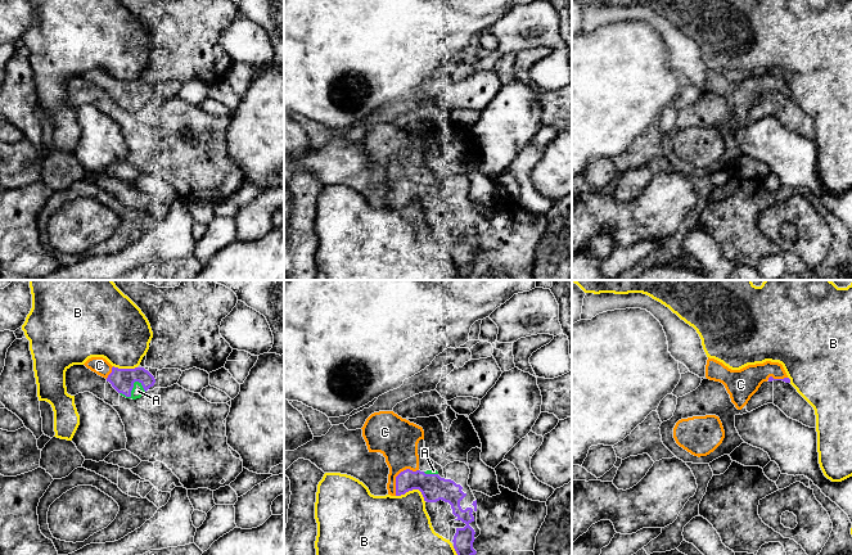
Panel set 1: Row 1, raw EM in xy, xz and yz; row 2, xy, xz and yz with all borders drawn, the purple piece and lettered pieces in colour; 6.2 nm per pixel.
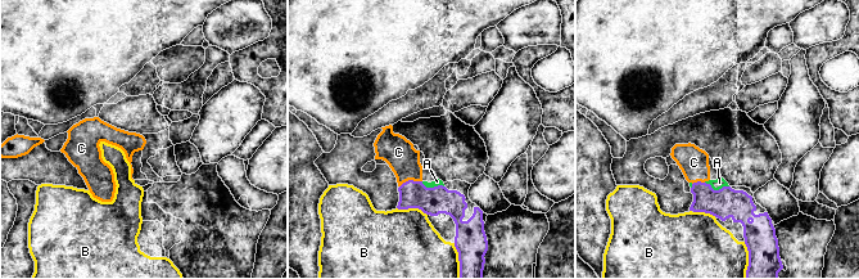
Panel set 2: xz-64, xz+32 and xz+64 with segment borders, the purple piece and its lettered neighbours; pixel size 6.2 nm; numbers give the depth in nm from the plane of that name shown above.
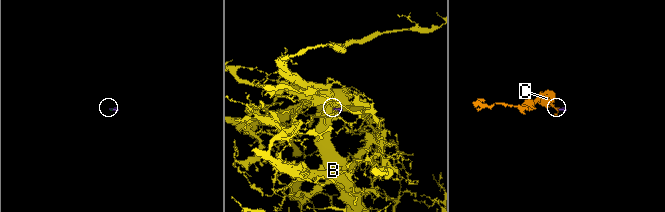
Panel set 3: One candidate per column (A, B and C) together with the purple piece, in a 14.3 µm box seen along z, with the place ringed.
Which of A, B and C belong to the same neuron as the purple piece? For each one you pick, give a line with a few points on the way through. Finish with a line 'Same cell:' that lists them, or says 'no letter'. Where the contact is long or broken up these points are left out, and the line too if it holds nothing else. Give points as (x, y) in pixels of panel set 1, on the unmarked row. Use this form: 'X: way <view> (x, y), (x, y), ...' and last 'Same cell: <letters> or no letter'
Same cell: A, C

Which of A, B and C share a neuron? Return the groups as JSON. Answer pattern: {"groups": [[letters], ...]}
{"groups": [["A", "C"], ["B"]]}

